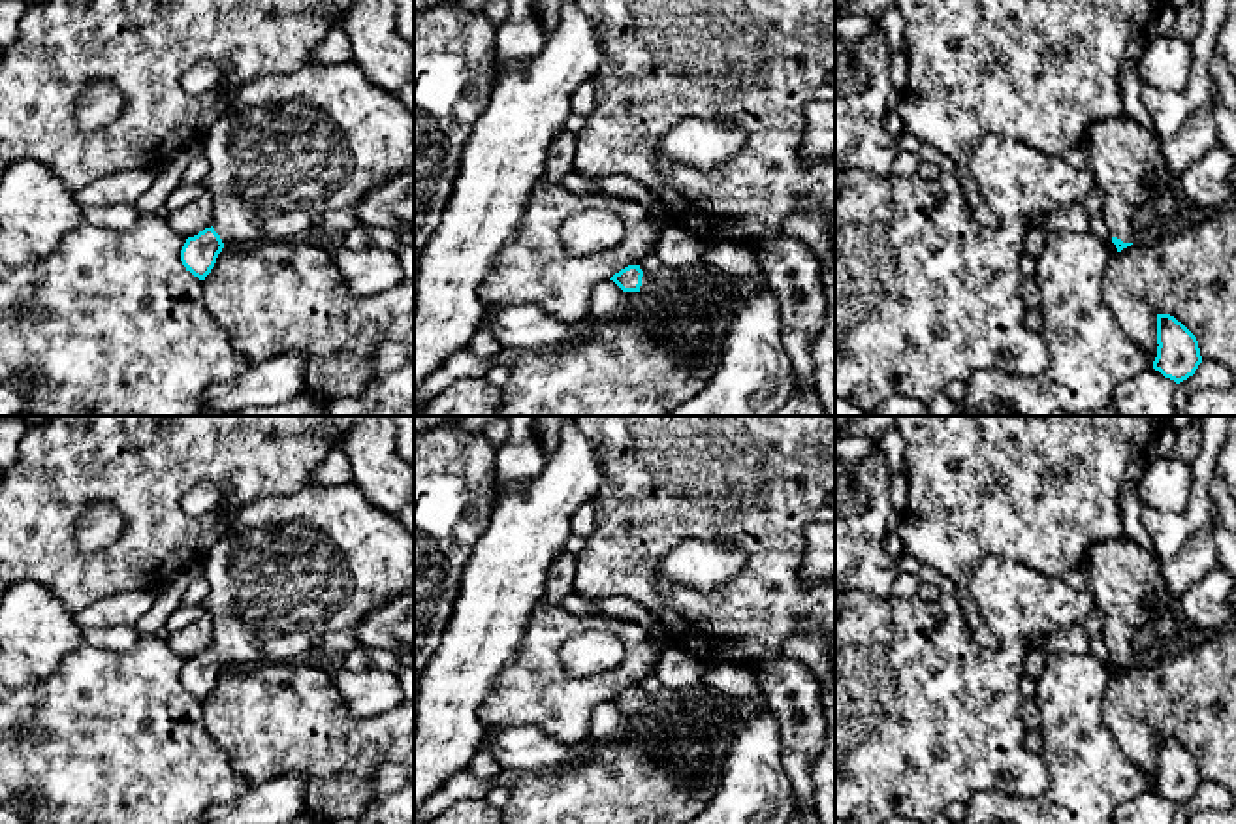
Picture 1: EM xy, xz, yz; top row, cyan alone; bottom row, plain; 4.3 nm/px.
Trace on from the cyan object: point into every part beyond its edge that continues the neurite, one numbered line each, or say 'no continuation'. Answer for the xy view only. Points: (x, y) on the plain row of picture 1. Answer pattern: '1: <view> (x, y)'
1: xy (290, 569)

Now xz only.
1: xz (685, 713)

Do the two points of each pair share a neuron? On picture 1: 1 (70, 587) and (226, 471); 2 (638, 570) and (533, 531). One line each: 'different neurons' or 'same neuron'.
1: same neuron
2: different neurons

